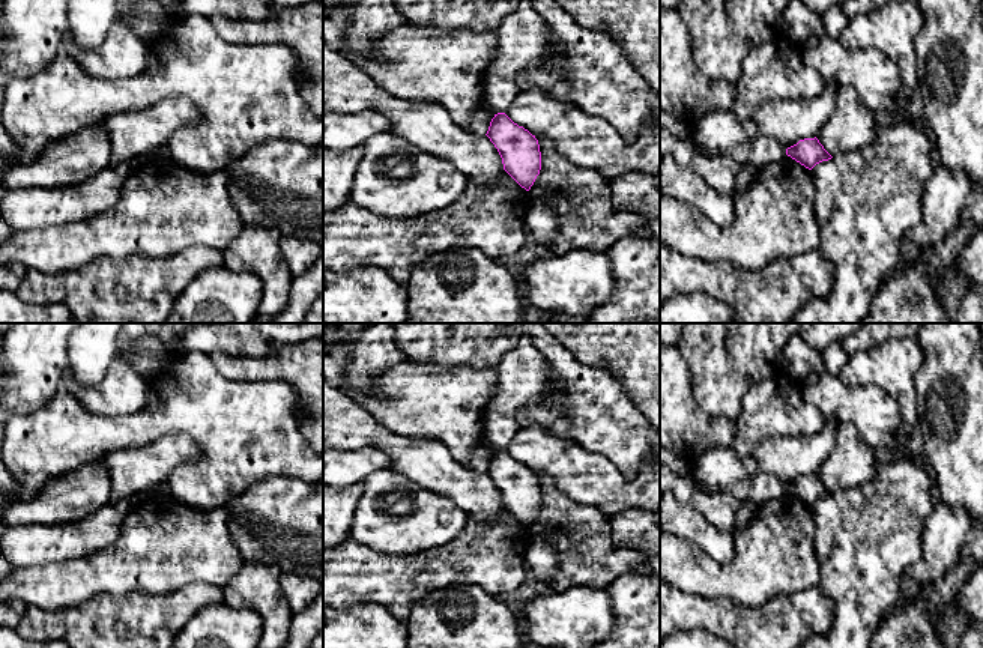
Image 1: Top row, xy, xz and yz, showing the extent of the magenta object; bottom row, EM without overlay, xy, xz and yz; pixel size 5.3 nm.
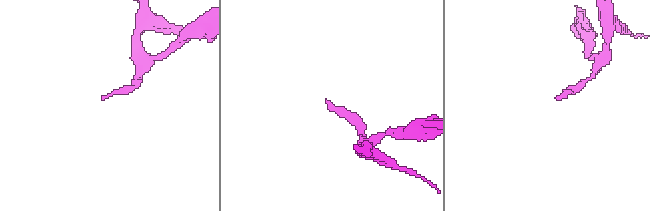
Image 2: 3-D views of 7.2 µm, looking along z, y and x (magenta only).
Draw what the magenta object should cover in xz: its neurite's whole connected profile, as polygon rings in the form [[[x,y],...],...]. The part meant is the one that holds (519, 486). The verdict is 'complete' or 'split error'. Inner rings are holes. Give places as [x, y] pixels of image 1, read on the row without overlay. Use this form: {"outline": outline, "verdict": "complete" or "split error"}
{"outline": [[[505,450],[495,451],[485,472],[498,486],[504,507],[529,528],[541,507],[541,489],[535,472]]], "verdict": "complete"}

